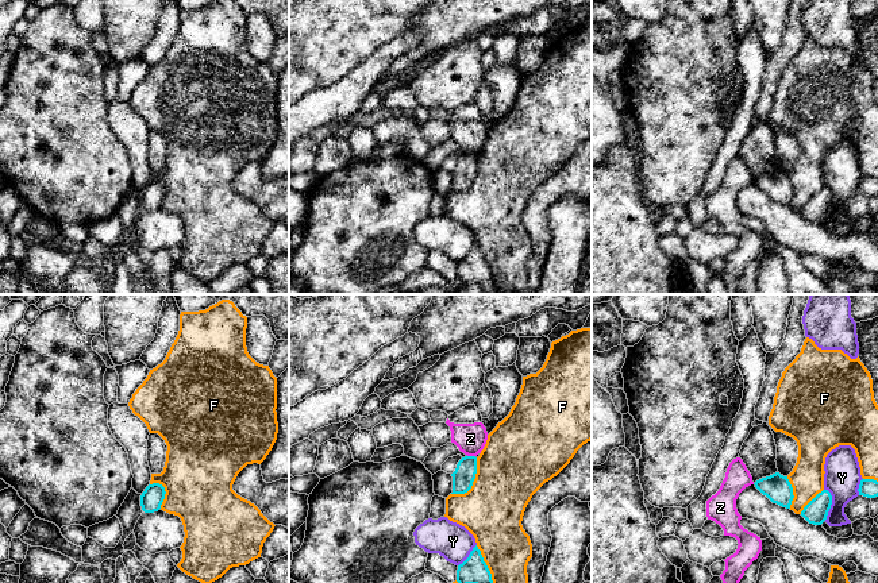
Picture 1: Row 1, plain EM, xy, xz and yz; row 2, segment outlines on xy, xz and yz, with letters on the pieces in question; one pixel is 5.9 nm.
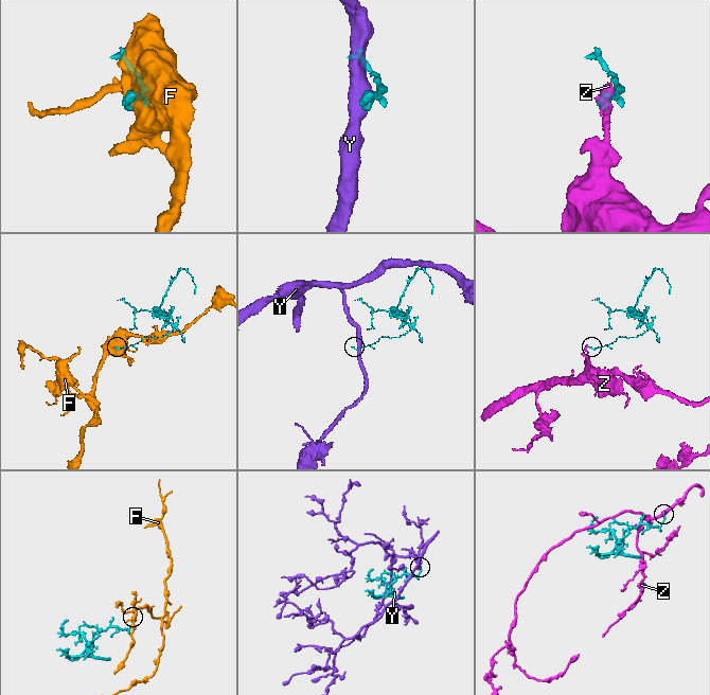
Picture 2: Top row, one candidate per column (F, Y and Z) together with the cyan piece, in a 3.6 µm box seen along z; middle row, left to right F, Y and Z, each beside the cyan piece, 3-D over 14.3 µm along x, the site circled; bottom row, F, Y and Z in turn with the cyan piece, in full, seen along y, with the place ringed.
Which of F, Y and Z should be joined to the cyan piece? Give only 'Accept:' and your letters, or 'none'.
Accept: none

